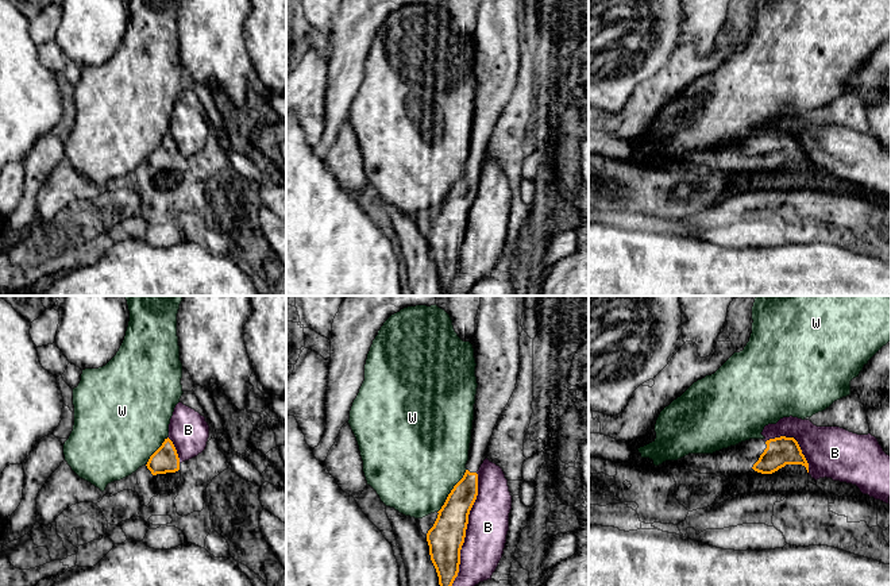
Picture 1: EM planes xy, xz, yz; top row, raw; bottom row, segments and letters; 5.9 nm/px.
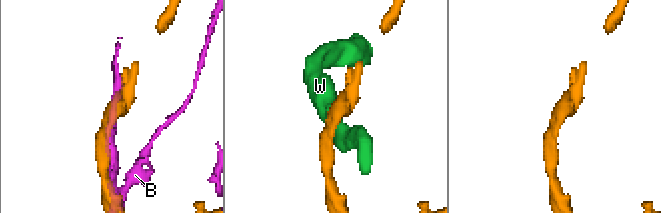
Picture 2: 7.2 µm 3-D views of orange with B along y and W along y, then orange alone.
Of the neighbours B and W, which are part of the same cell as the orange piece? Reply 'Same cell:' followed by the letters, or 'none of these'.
Same cell: none of these

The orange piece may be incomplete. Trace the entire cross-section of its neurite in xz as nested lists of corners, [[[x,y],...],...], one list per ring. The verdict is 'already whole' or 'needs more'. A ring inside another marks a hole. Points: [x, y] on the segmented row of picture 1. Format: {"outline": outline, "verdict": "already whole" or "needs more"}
{"outline": [[[481,296],[481,307],[475,317],[475,335],[470,342],[474,348],[477,394],[468,460],[463,478],[454,486],[444,505],[437,512],[433,527],[427,533],[431,560],[436,568],[440,586],[452,586],[459,572],[460,550],[464,543],[470,510],[478,496],[478,474],[486,459],[494,427],[508,405],[520,371],[521,319],[525,311],[522,296]]], "verdict": "needs more"}

